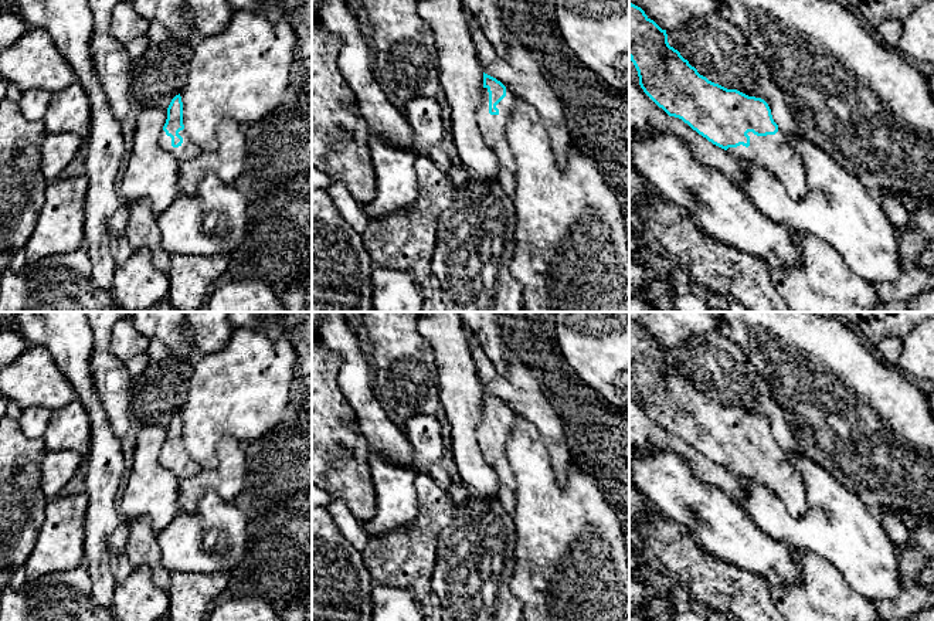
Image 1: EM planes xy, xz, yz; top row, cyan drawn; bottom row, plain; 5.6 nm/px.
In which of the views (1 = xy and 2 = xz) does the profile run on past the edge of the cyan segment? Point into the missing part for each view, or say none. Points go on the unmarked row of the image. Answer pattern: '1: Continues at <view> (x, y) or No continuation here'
1: Continues at xy (189, 467)
2: Continues at xz (492, 444)

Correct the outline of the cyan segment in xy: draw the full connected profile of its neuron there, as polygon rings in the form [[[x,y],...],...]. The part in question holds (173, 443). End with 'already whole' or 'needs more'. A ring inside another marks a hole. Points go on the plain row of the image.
[[[180,411],[171,417],[167,425],[167,437],[159,454],[159,461],[179,479],[194,476],[203,469],[184,448]]]; needs more

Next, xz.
[[[483,390],[483,417],[476,438],[486,464],[500,483],[514,492],[516,482],[506,455],[506,444],[516,421],[514,413],[496,396]]]; needs more

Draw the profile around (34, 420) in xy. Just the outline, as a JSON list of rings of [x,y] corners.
[[[28,407],[23,410],[21,417],[18,418],[18,425],[26,437],[43,438],[47,430],[50,417],[51,417],[50,408]]]

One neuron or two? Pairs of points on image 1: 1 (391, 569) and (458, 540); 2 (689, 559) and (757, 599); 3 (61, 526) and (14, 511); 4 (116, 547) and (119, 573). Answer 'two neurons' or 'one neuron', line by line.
1: two neurons
2: one neuron
3: two neurons
4: one neuron

